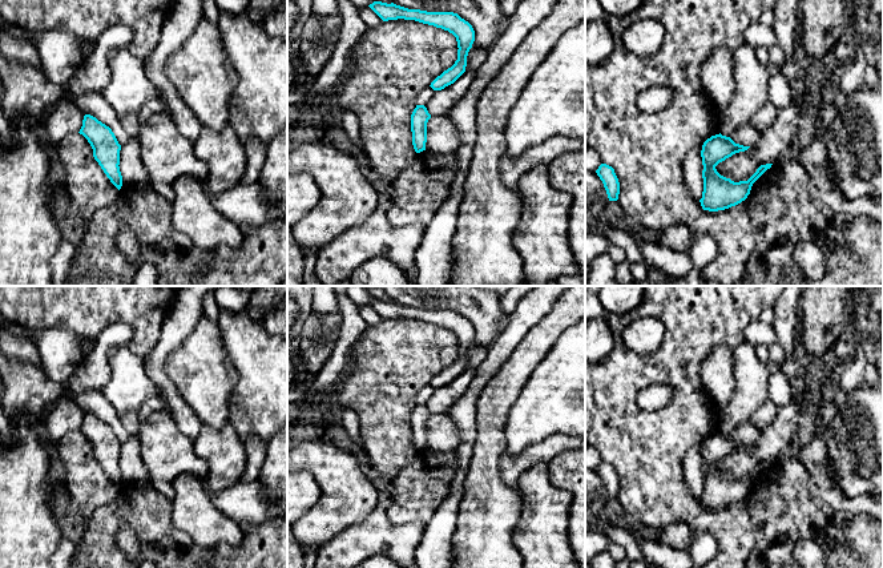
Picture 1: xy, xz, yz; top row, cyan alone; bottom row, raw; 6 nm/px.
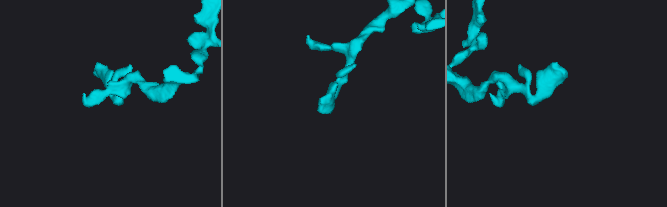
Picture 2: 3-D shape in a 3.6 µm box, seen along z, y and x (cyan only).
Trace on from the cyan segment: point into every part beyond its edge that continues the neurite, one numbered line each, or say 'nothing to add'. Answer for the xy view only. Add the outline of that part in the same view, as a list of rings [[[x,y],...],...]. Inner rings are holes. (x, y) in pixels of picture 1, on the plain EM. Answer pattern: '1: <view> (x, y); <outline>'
nothing to add

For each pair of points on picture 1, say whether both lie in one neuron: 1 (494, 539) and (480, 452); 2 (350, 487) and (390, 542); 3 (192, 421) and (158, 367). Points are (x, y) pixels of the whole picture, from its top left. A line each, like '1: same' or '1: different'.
1: same
2: different
3: same

